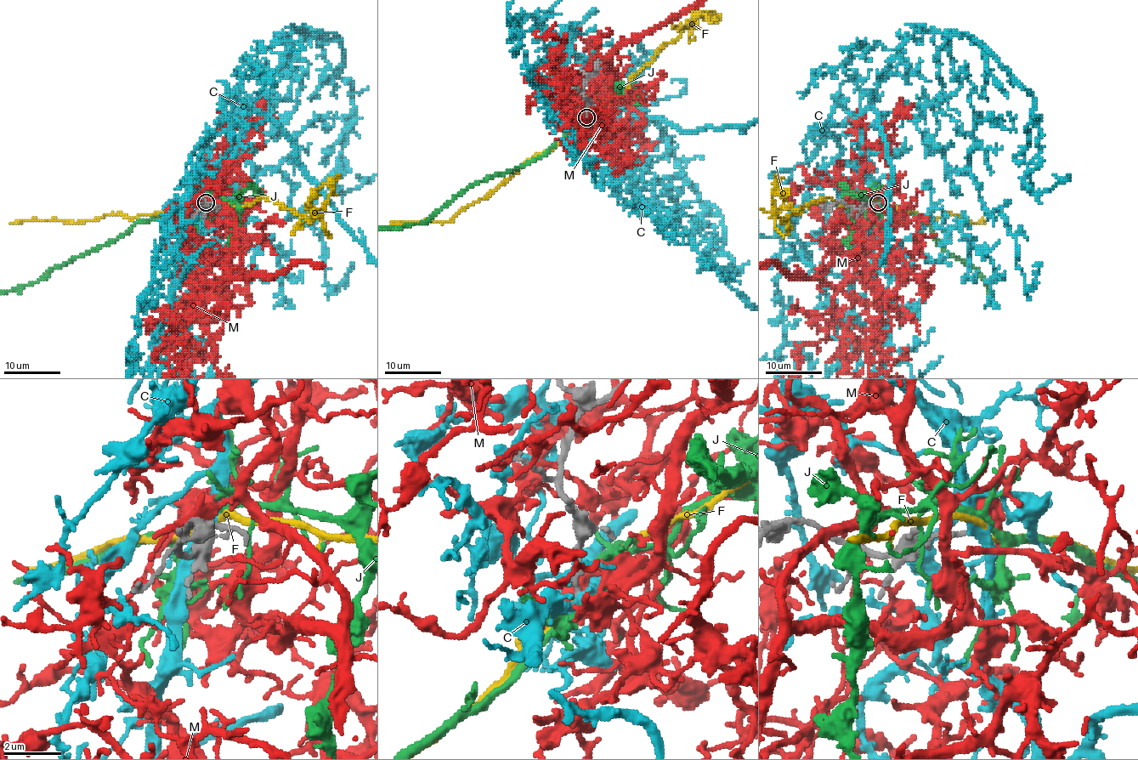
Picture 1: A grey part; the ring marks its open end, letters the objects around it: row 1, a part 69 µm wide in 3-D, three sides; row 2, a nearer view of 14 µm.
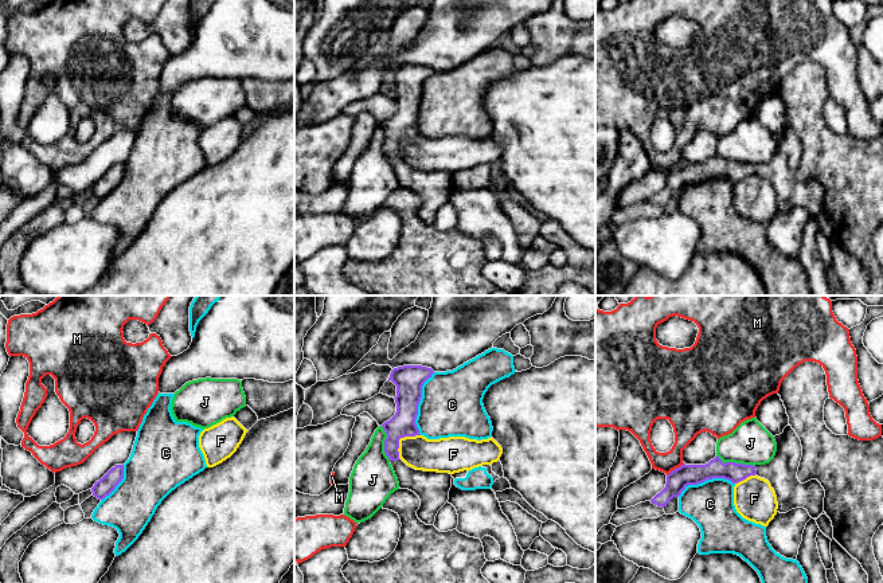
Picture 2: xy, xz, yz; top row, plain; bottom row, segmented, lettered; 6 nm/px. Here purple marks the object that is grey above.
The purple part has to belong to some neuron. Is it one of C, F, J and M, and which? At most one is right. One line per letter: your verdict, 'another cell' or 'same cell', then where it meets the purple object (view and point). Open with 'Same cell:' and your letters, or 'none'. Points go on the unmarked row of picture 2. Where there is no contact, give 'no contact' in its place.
Same cell: none
C: another cell; meets purple in xz at (418, 102)
F: another cell; meets purple in xz at (401, 136)
J: another cell; meets purple in yz at (734, 161)
M: another cell; meets purple in yz at (675, 168)

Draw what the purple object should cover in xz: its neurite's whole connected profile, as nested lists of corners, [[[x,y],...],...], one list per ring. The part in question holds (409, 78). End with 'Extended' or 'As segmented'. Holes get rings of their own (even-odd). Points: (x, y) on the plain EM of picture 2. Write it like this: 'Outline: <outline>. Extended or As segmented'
Outline: [[[403,64],[394,67],[388,79],[396,85],[396,111],[382,124],[387,133],[384,152],[395,171],[401,188],[414,191],[421,206],[418,218],[426,224],[433,224],[438,210],[448,201],[452,187],[452,173],[415,169],[399,157],[399,138],[421,134],[415,124],[418,103],[422,97],[422,85],[434,70],[422,64]]]. Extended

